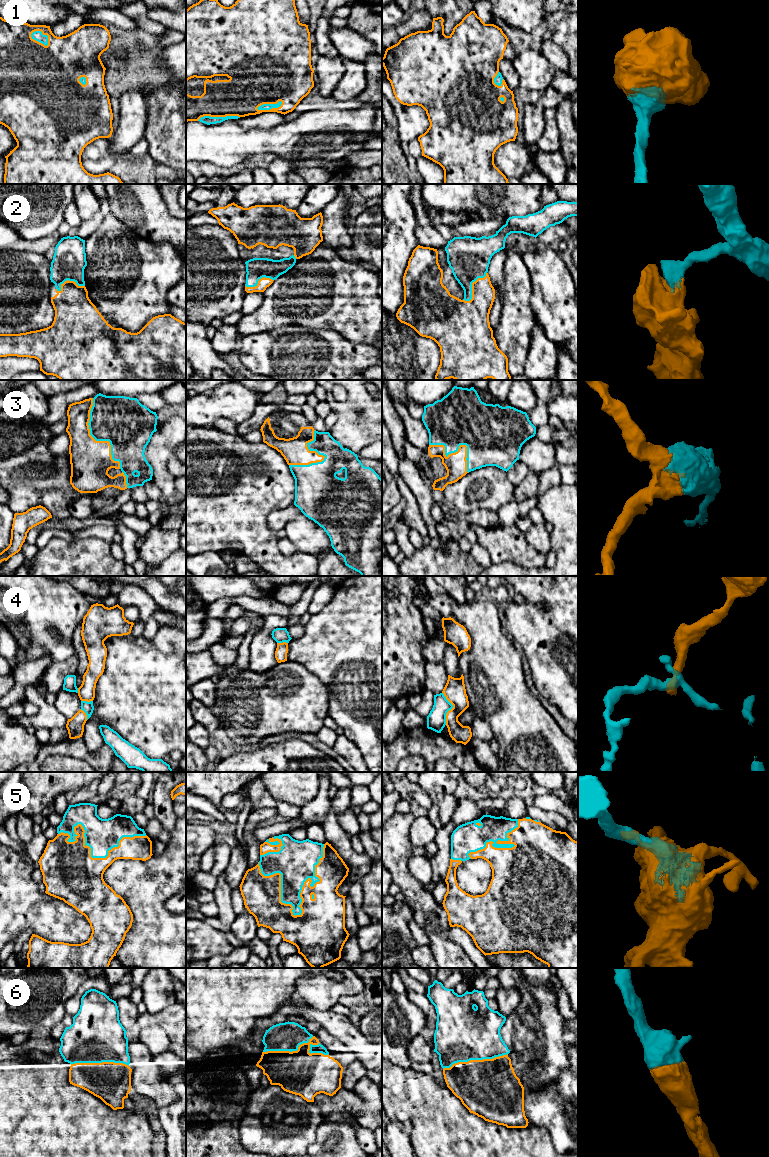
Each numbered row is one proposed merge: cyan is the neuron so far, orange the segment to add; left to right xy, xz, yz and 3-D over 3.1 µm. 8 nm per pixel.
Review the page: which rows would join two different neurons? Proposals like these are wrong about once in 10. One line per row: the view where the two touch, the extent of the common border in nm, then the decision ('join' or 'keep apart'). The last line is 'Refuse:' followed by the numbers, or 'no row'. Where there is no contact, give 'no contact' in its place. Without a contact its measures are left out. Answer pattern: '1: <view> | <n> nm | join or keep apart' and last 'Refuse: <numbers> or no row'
1: xz | 220 nm | join
2: yz | 300 nm | join
3: xy | 600 nm | join
4: yz | 260 nm | keep apart
5: xz | 650 nm | join
6: yz | 550 nm | join
Refuse: 4

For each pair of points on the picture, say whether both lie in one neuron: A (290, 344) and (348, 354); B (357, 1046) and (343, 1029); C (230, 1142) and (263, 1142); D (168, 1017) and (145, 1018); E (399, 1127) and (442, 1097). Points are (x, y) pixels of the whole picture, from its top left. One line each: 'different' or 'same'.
A: same
B: same
C: different
D: same
E: different

